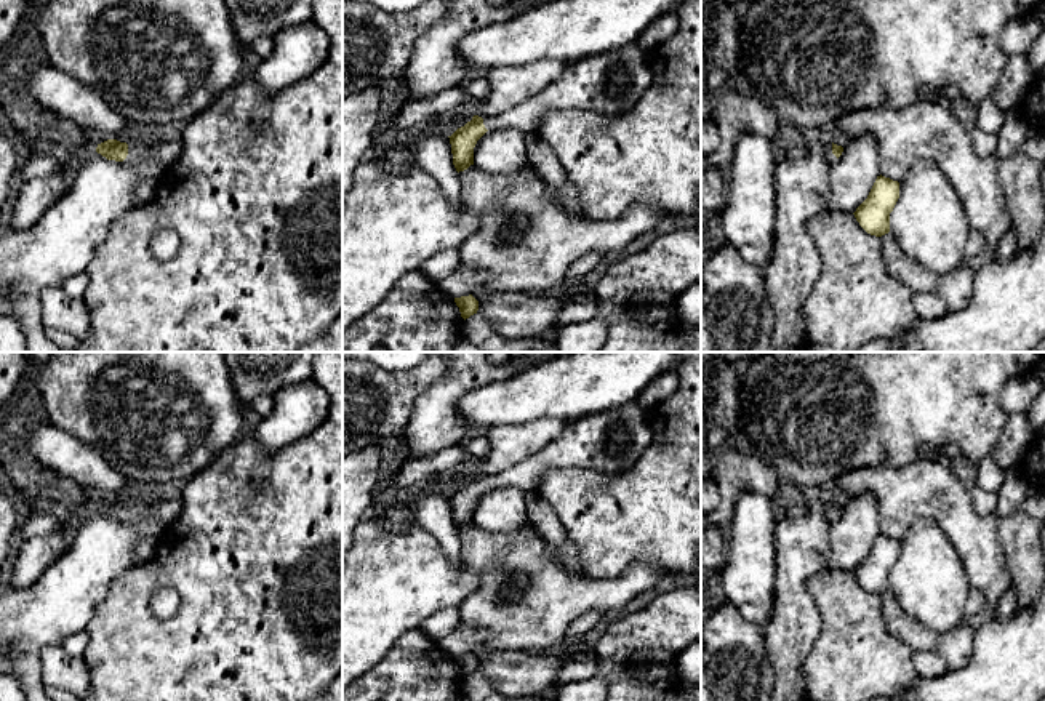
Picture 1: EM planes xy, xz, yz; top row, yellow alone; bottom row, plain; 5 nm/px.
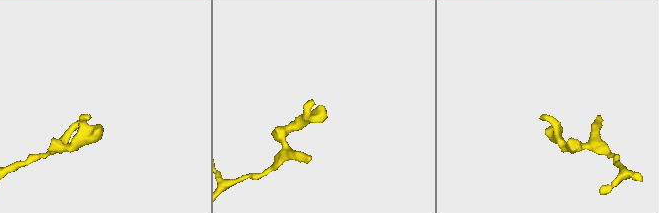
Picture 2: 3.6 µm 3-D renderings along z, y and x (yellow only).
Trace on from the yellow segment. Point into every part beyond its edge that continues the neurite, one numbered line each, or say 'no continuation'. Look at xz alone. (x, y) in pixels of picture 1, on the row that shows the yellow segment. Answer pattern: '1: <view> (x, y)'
1: xz (610, 84)

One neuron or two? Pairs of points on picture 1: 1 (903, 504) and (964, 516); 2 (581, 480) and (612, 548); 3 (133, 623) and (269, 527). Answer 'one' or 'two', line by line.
1: one
2: one
3: one

